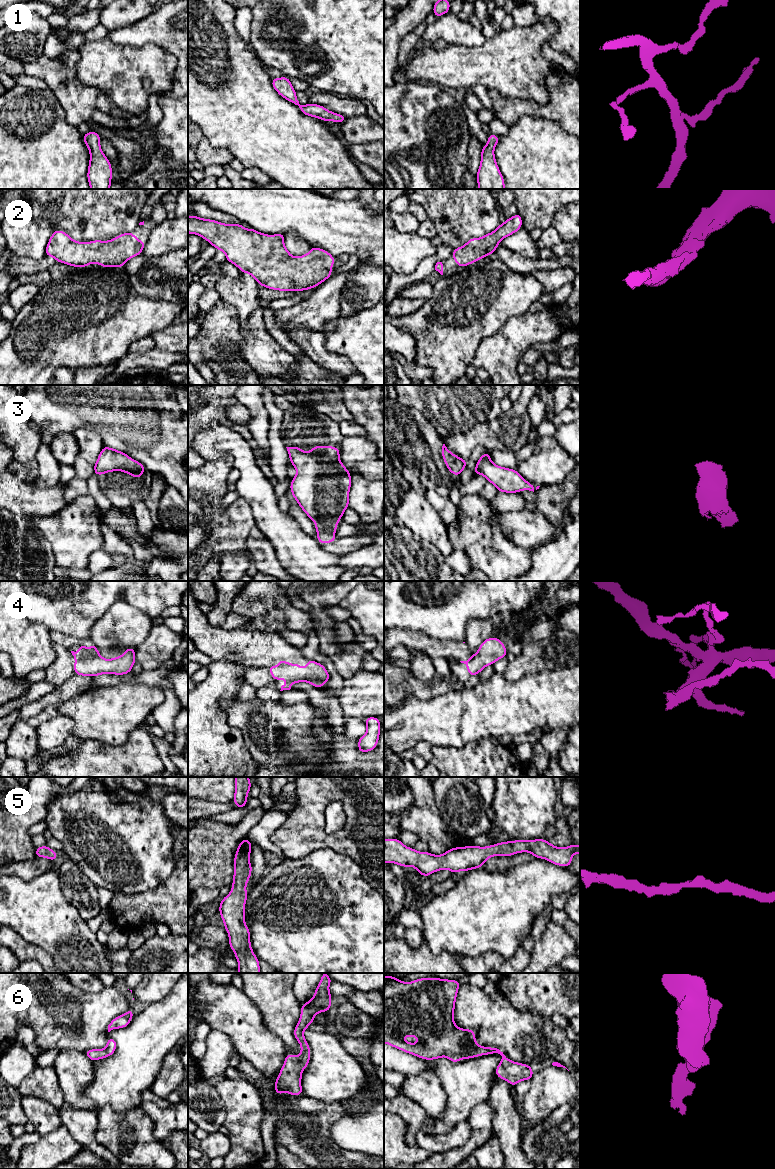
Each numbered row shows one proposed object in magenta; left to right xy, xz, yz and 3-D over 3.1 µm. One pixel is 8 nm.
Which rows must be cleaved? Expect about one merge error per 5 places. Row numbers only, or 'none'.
none

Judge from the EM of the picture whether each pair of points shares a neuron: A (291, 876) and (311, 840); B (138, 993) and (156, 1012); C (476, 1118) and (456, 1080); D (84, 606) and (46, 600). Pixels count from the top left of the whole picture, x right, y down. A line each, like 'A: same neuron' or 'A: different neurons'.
A: different neurons
B: different neurons
C: different neurons
D: same neuron

